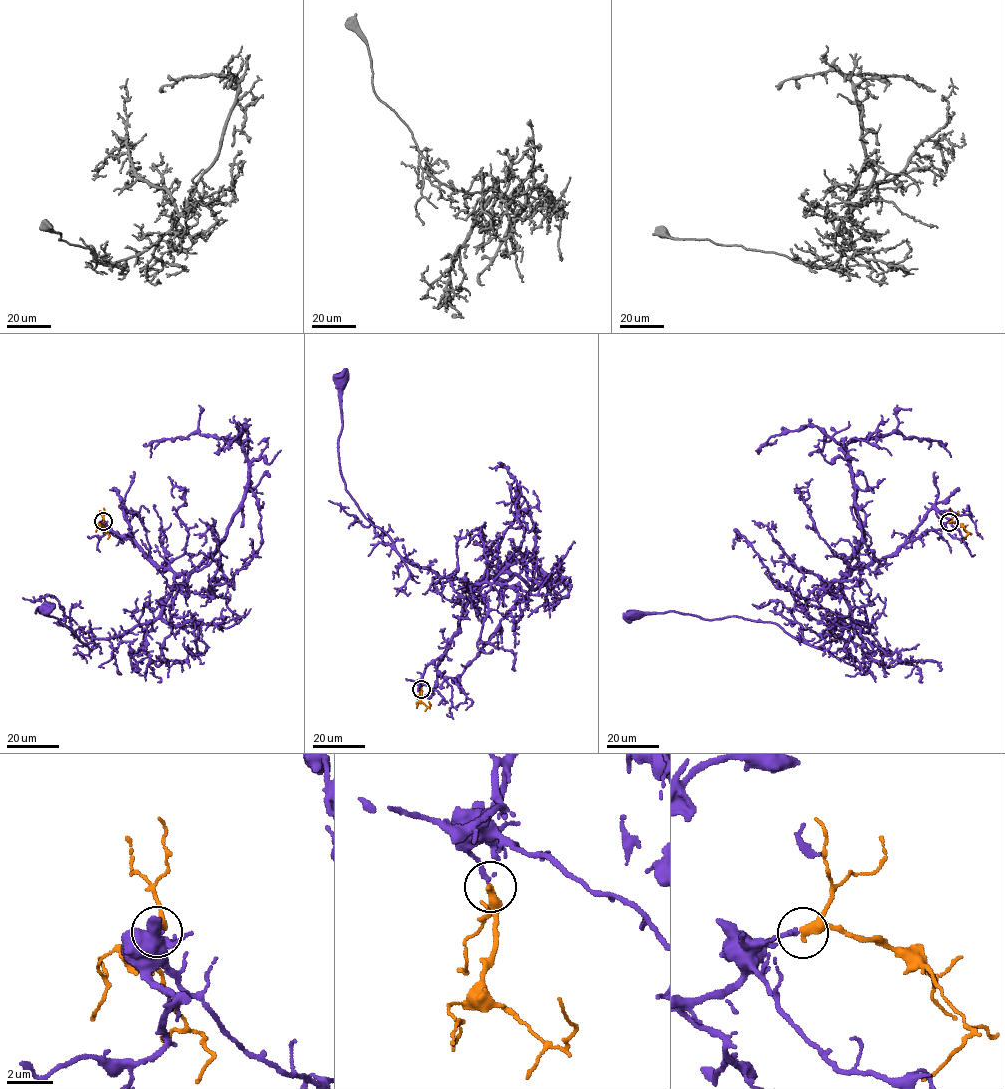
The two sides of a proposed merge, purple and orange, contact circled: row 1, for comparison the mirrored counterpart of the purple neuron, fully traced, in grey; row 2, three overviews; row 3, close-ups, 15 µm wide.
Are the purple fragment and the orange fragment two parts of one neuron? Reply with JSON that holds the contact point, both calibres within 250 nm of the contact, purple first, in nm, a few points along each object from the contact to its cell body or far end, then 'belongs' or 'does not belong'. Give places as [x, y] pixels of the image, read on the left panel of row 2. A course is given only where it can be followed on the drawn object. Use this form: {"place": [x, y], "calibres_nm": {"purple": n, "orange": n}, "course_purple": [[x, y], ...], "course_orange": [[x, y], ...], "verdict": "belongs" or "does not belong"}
{"place": [103, 521], "calibres_nm": {"purple": 220, "orange": 320}, "course_purple": [[103, 521], [174, 574], [162, 612], [122, 634], [82, 643], [55, 617], [36, 612], [46, 605]], "course_orange": [[103, 521], [101, 524], [109, 535], [108, 539]], "verdict": "belongs"}

